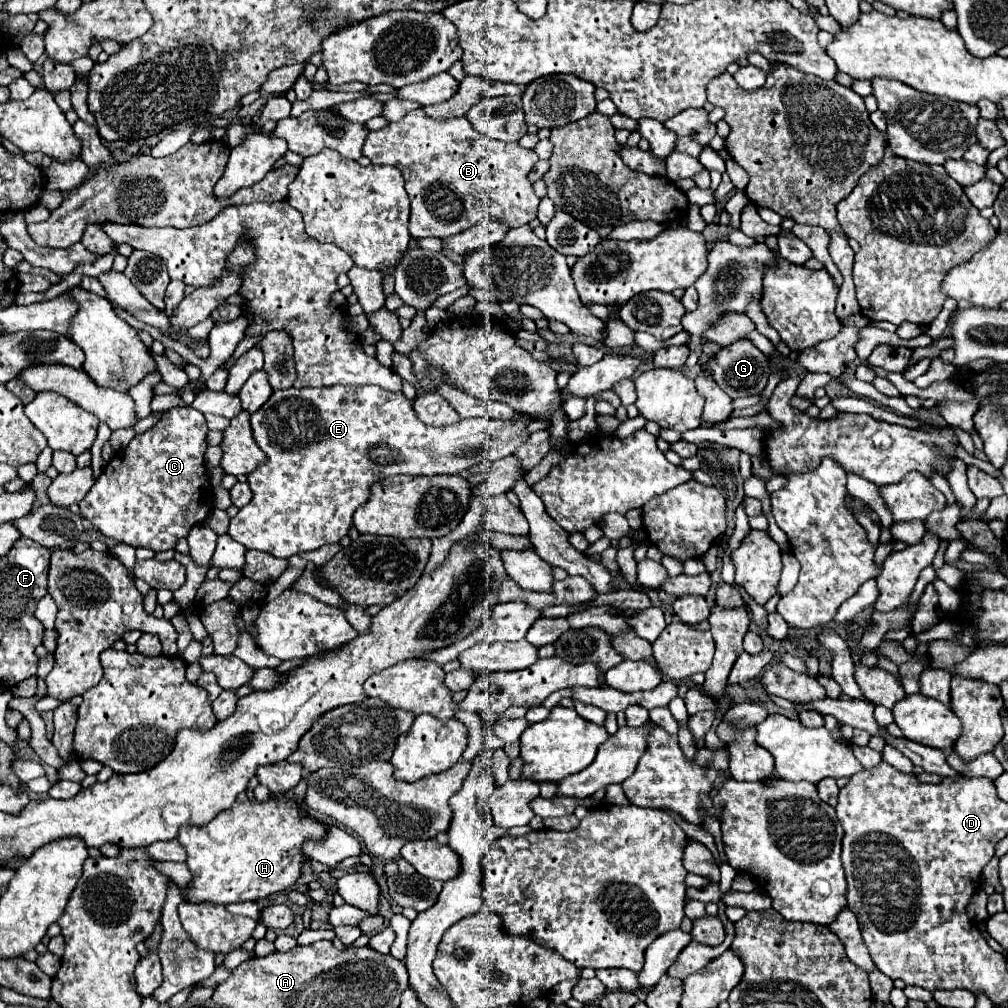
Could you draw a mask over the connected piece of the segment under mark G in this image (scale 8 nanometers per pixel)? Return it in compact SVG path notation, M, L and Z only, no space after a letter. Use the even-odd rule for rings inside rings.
M738 340L722 348L708 364L708 370L730 398L760 394L772 372L770 360L750 340Z

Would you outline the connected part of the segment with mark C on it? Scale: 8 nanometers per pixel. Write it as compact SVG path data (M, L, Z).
M180 406L170 408L154 424L154 428L146 430L140 436L134 436L126 448L118 450L112 456L88 496L80 502L82 516L104 536L124 542L128 546L142 546L154 552L172 550L176 546L176 540L188 536L190 528L204 522L208 518L208 512L212 510L212 486L204 466L206 434L208 426L202 412Z

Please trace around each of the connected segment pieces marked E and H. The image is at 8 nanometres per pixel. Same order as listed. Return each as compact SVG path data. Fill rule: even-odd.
M380 386L274 390L268 402L250 416L254 440L268 460L256 472L248 474L252 502L240 508L230 520L228 534L248 550L262 550L276 558L290 558L326 544L336 544L348 534L356 508L368 500L372 482L392 474L460 474L482 460L494 462L510 456L528 438L524 430L528 416L516 416L514 420L464 418L456 424L434 428L416 418L412 402L402 392L388 392Z
M282 794L270 796L266 804L260 804L256 800L248 800L244 804L234 804L230 810L220 812L214 820L210 820L206 826L200 828L180 828L178 842L184 846L188 858L186 864L192 872L192 882L184 894L186 902L192 904L234 904L234 902L246 902L246 900L258 900L266 898L278 890L290 888L298 876L300 876L300 866L306 860L304 854L300 852L300 846L308 838L322 838L324 836L324 826L314 820L310 814L306 814L304 806L296 806L288 800L284 800Z

